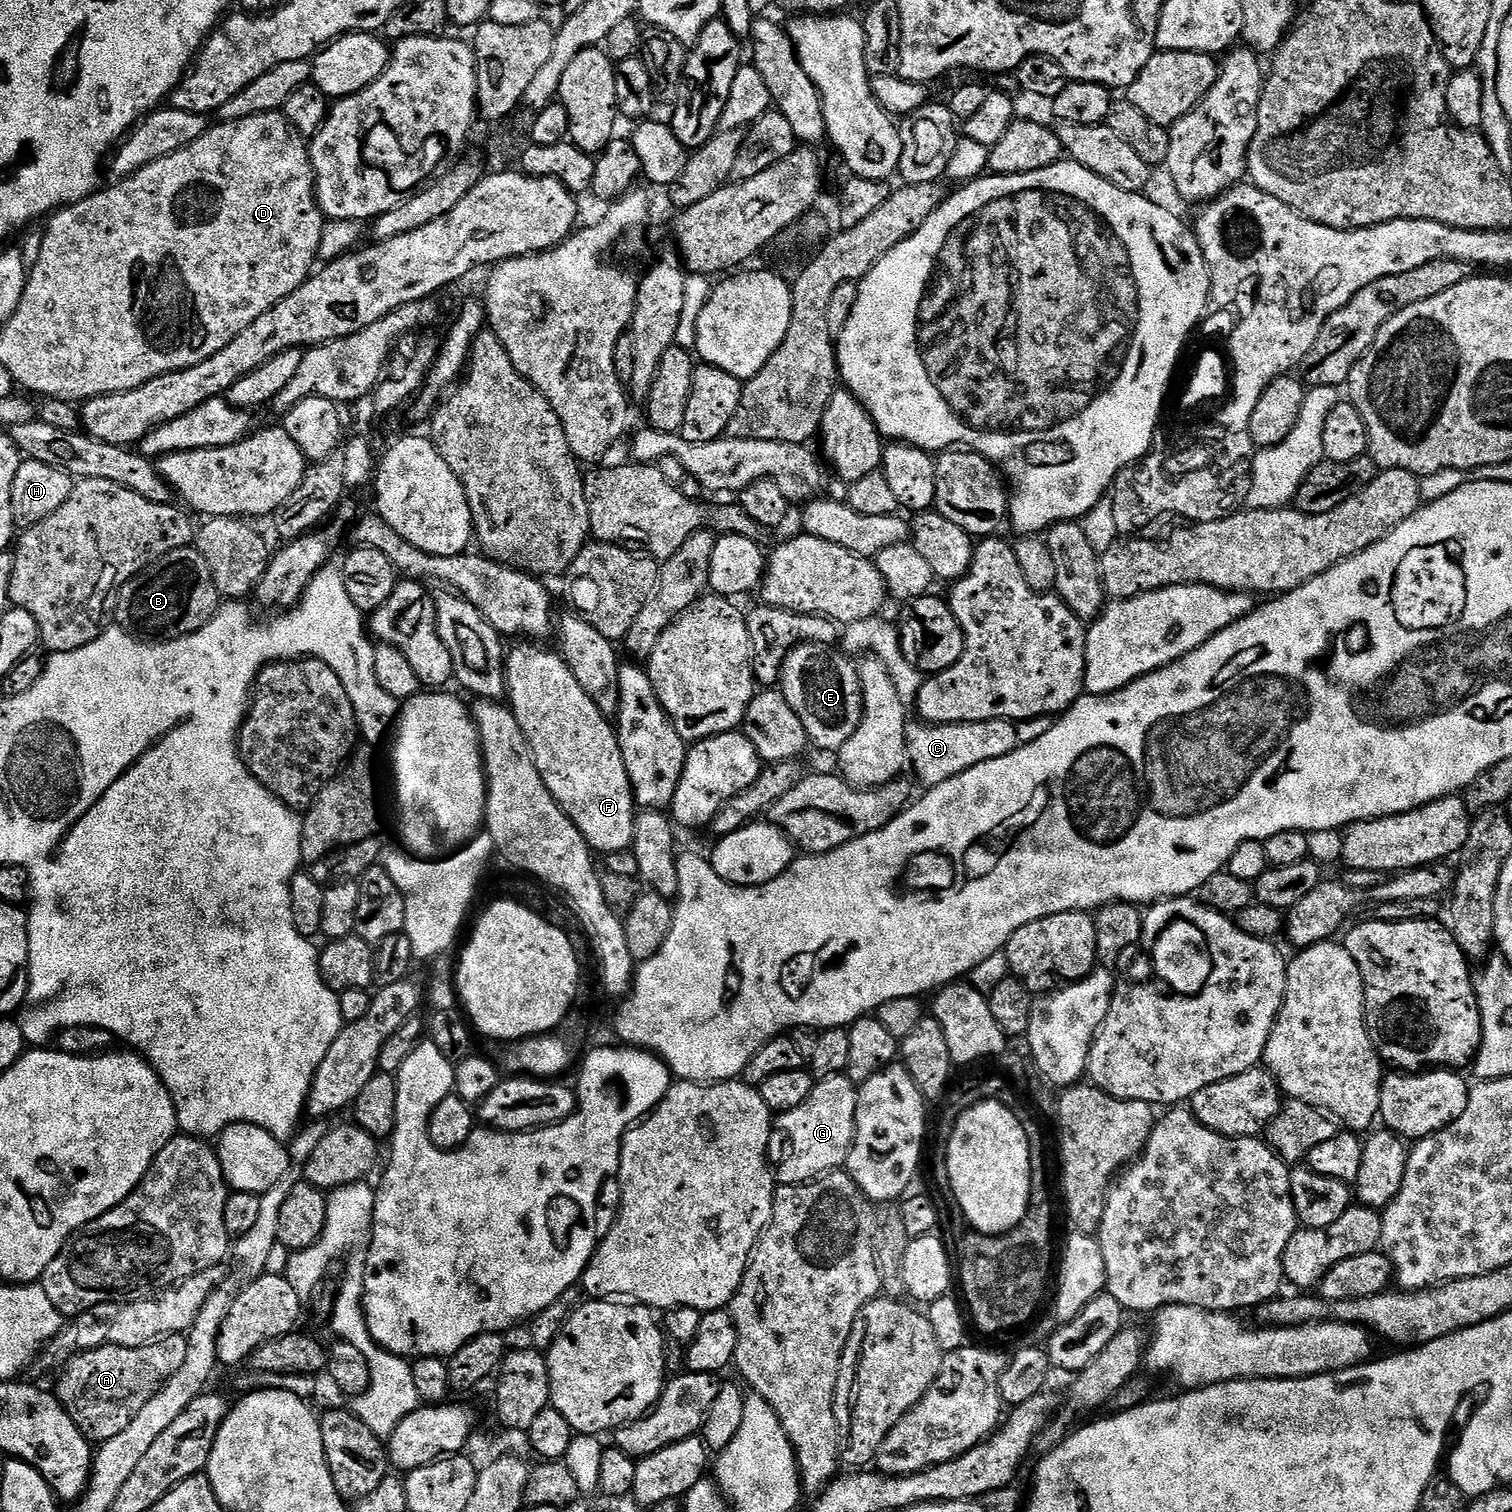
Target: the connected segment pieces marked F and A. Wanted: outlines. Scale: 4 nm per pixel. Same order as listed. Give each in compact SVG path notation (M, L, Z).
M536 642L520 643L524 644L518 645L513 652L511 649L504 662L504 673L508 683L506 700L514 718L518 718L518 726L522 726L522 734L526 734L532 757L538 766L538 774L542 774L542 780L546 782L551 796L578 826L590 849L604 856L612 852L627 851L636 833L638 806L629 775L626 774L626 762L622 762L617 729L613 725L612 728L608 725L611 724L609 717L604 716L602 710L594 706L590 694L586 694L586 690L578 686L578 678L570 674L570 666L563 655L555 651L543 652L540 649L543 647Z
M181 1334L165 1336L154 1344L137 1348L103 1344L101 1348L81 1350L61 1367L65 1368L61 1370L60 1377L56 1380L54 1395L60 1405L68 1411L78 1430L82 1430L87 1440L103 1442L115 1438L117 1434L122 1434L122 1430L126 1430L126 1426L130 1426L130 1422L134 1422L134 1414L138 1414L138 1410L142 1410L142 1406L146 1406L146 1402L150 1402L150 1398L154 1398L158 1389L176 1373L178 1366L182 1366L182 1358L186 1358L187 1345L187 1335Z

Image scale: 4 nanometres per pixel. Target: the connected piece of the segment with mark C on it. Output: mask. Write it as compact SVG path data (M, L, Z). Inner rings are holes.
M987 720L973 724L930 724L912 722L908 726L908 758L911 771L916 771L915 779L921 780L924 786L933 788L942 782L950 782L958 774L970 770L970 766L978 766L978 762L990 762L990 758L1002 758L1002 754L1015 752L1018 747L1016 724L1013 721Z

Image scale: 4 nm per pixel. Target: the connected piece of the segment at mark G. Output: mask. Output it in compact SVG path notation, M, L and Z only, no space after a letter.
M847 1074L819 1077L806 1102L795 1110L781 1112L775 1117L774 1128L784 1135L788 1143L788 1153L784 1161L774 1172L777 1185L807 1184L809 1180L818 1180L843 1169L848 1162L848 1155L856 1133L856 1111L860 1097L857 1085L853 1084Z

